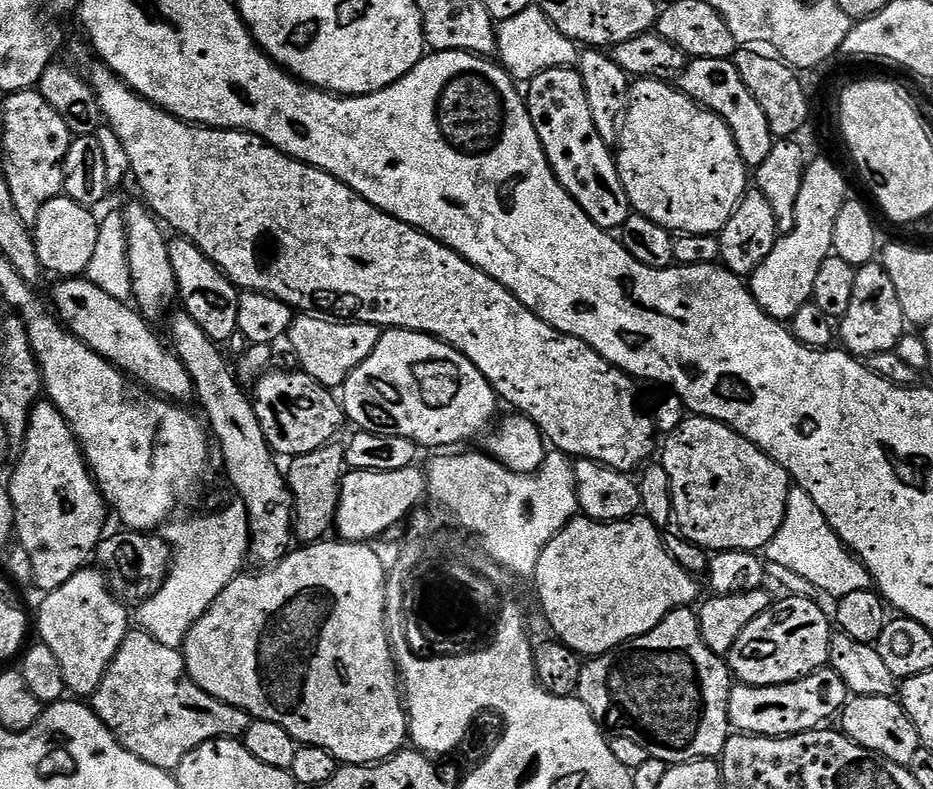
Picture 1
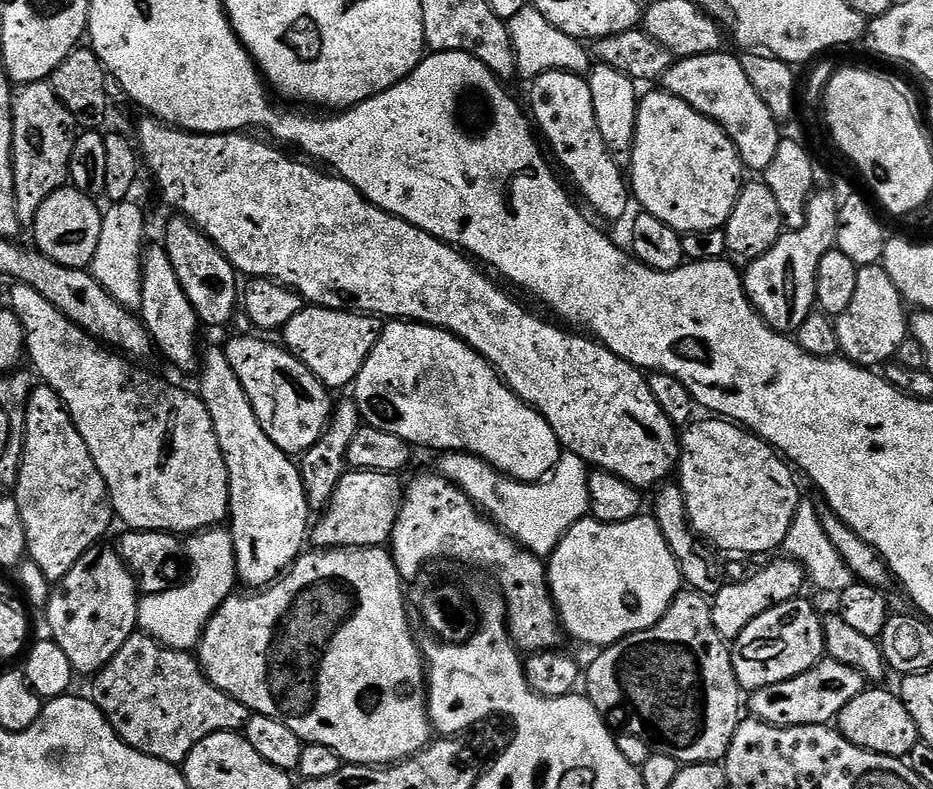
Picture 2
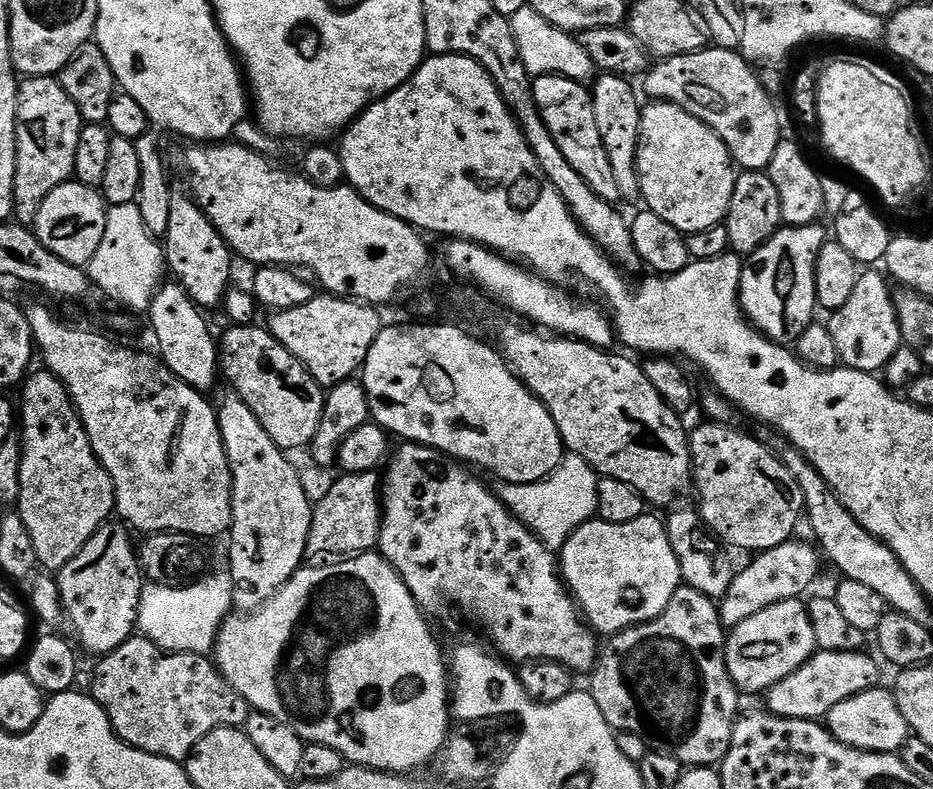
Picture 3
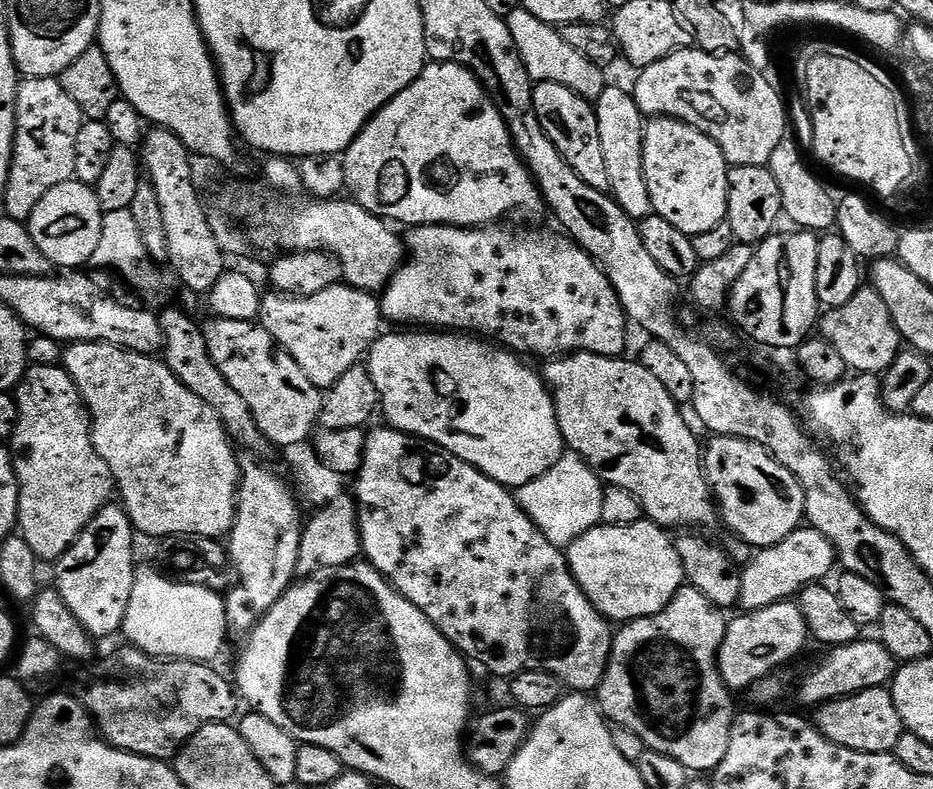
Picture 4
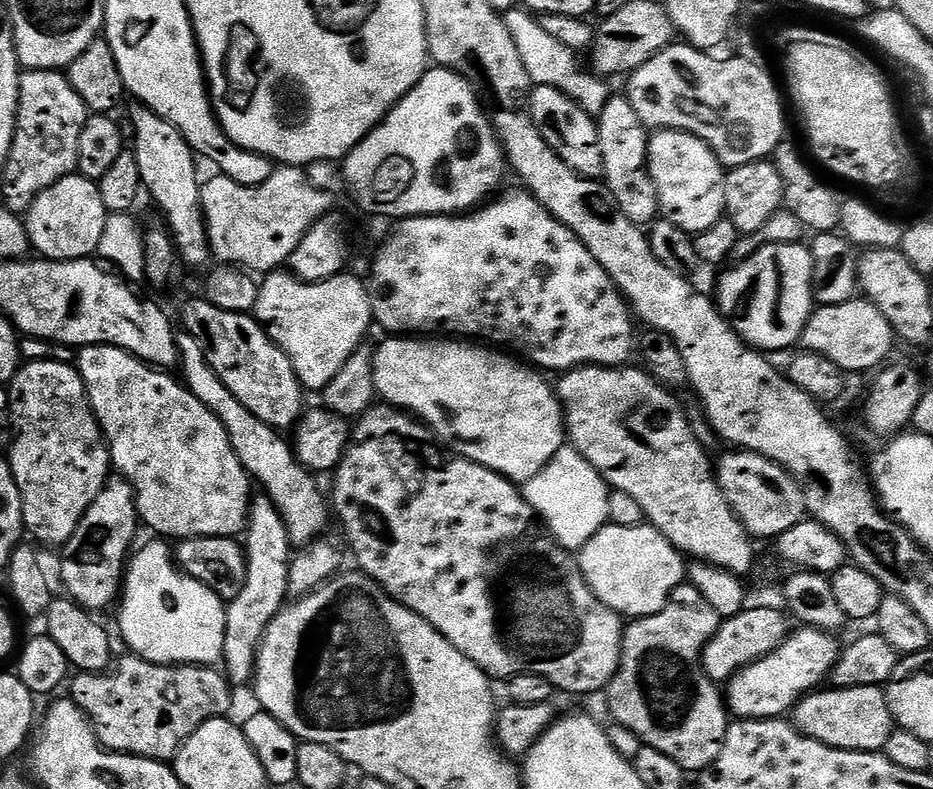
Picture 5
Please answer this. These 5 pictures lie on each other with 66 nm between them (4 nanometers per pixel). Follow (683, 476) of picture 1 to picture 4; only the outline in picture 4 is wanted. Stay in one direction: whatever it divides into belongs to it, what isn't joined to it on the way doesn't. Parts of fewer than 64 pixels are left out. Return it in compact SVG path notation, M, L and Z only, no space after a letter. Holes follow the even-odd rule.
M712 436L709 441L702 452L704 475L708 478L708 487L712 489L715 503L718 505L719 519L722 524L724 520L725 526L736 535L737 541L756 550L769 548L782 542L786 534L805 523L804 491L798 478L794 478L794 474L790 474L790 470L779 464L765 448L733 436Z

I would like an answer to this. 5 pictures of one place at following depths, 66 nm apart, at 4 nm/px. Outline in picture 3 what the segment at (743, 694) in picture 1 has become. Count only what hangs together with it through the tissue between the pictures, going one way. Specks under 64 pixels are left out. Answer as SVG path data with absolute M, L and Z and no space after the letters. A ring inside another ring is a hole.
M867 651L858 652L821 652L808 659L794 674L782 678L766 693L767 711L774 716L791 720L823 721L828 712L838 702L846 702L854 698L854 694L862 694L866 690L877 687L881 683L880 668L876 665L875 655L867 656Z

